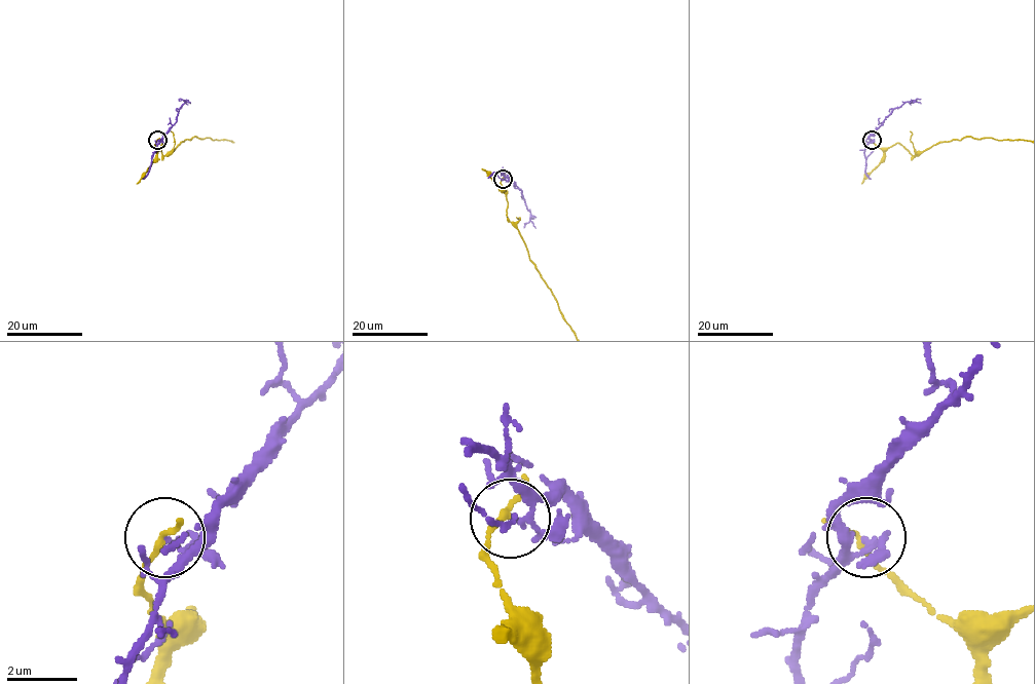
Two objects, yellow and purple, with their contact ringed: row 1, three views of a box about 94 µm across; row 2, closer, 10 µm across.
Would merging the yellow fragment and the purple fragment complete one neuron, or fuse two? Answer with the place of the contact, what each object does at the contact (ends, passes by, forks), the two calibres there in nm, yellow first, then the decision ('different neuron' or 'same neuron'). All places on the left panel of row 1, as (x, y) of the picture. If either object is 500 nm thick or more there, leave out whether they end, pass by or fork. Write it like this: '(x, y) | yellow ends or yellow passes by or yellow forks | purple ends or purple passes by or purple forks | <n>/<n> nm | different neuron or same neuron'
(157, 140) | yellow passes by | purple passes by | 140/100 nm | different neuron

